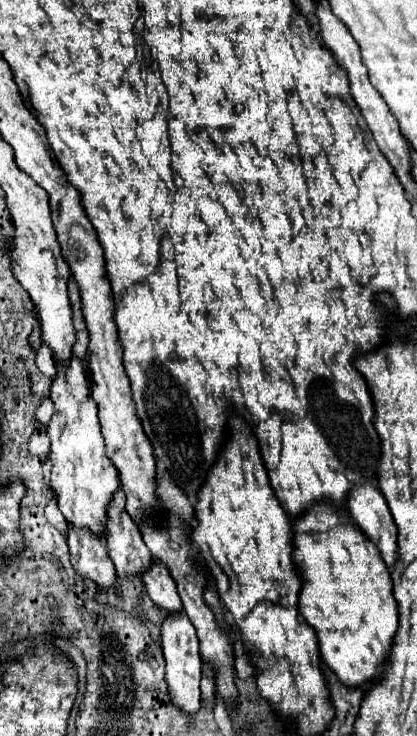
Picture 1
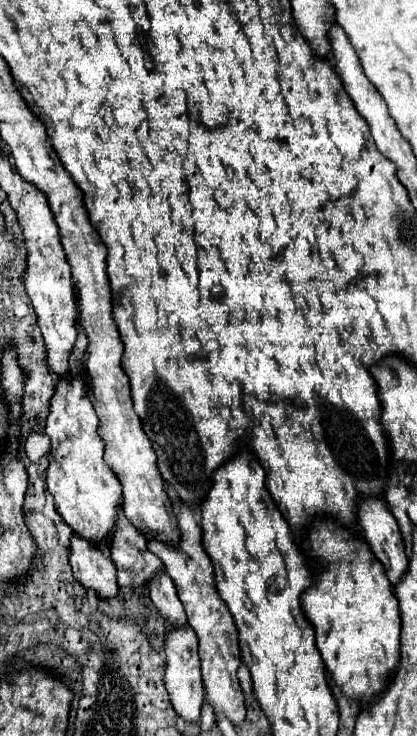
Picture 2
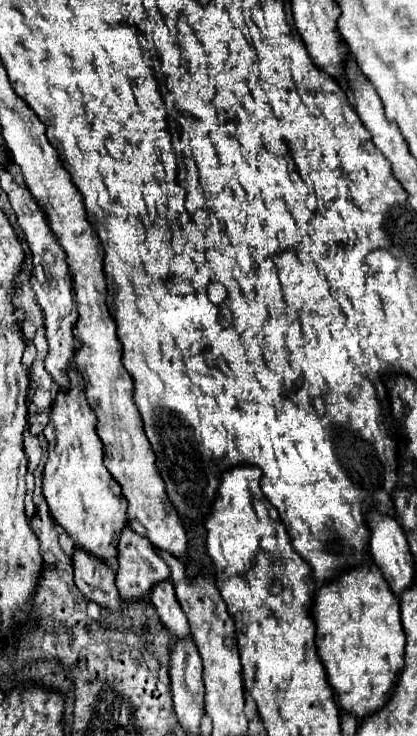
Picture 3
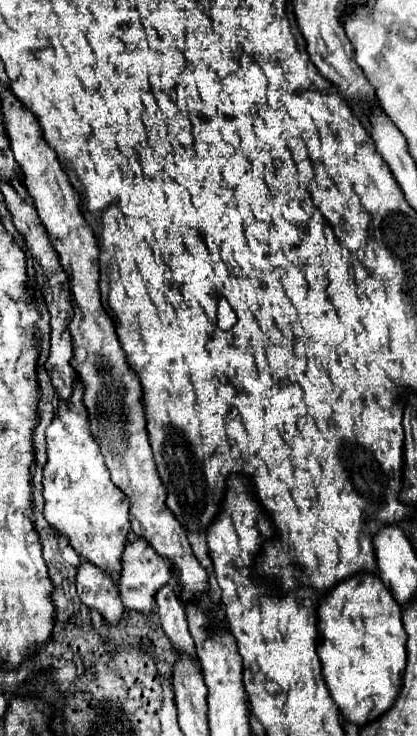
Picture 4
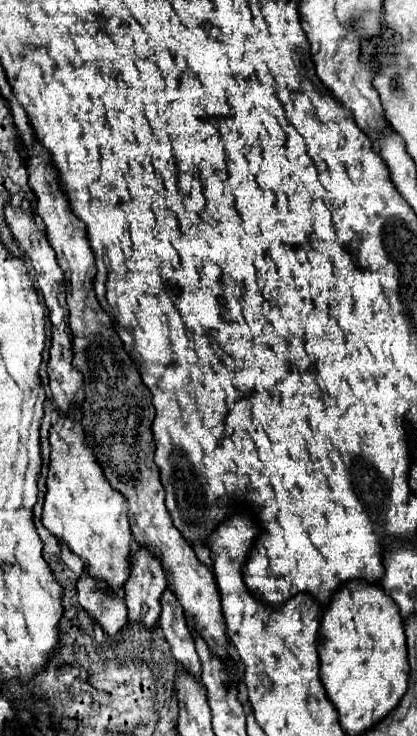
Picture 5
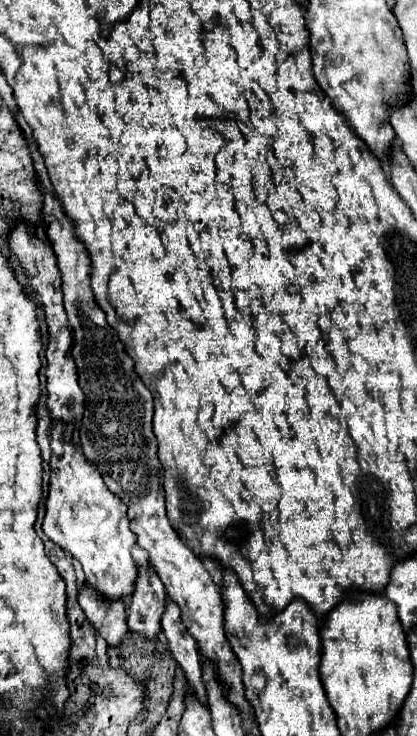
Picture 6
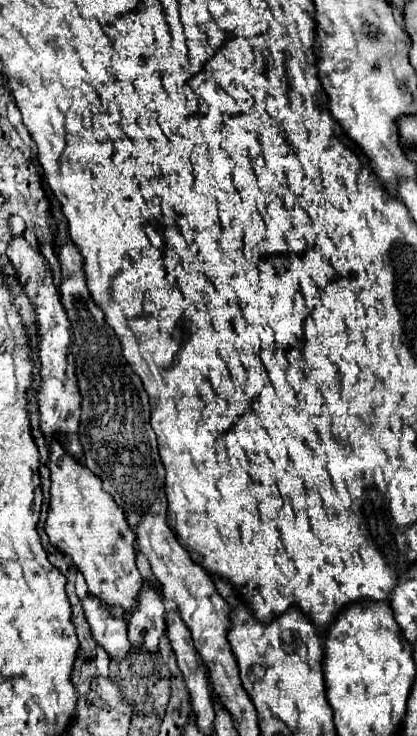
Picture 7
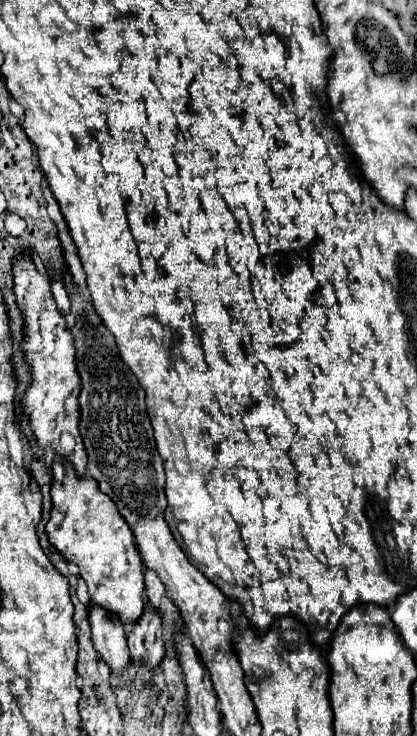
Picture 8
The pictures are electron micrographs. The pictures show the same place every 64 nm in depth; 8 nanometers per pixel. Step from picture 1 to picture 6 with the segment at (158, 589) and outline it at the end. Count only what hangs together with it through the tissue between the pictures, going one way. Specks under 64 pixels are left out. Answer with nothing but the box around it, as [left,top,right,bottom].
[162,598,206,704]

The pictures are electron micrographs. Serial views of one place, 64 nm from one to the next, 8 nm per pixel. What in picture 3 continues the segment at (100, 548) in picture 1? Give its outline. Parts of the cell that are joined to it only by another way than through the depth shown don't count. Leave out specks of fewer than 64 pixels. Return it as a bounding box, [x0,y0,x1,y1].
[72,548,120,608]

